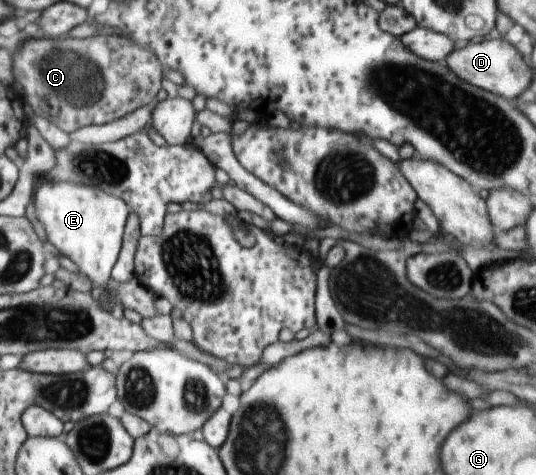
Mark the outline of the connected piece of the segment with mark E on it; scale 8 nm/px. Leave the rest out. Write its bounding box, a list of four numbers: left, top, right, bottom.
[34,180,132,288]

